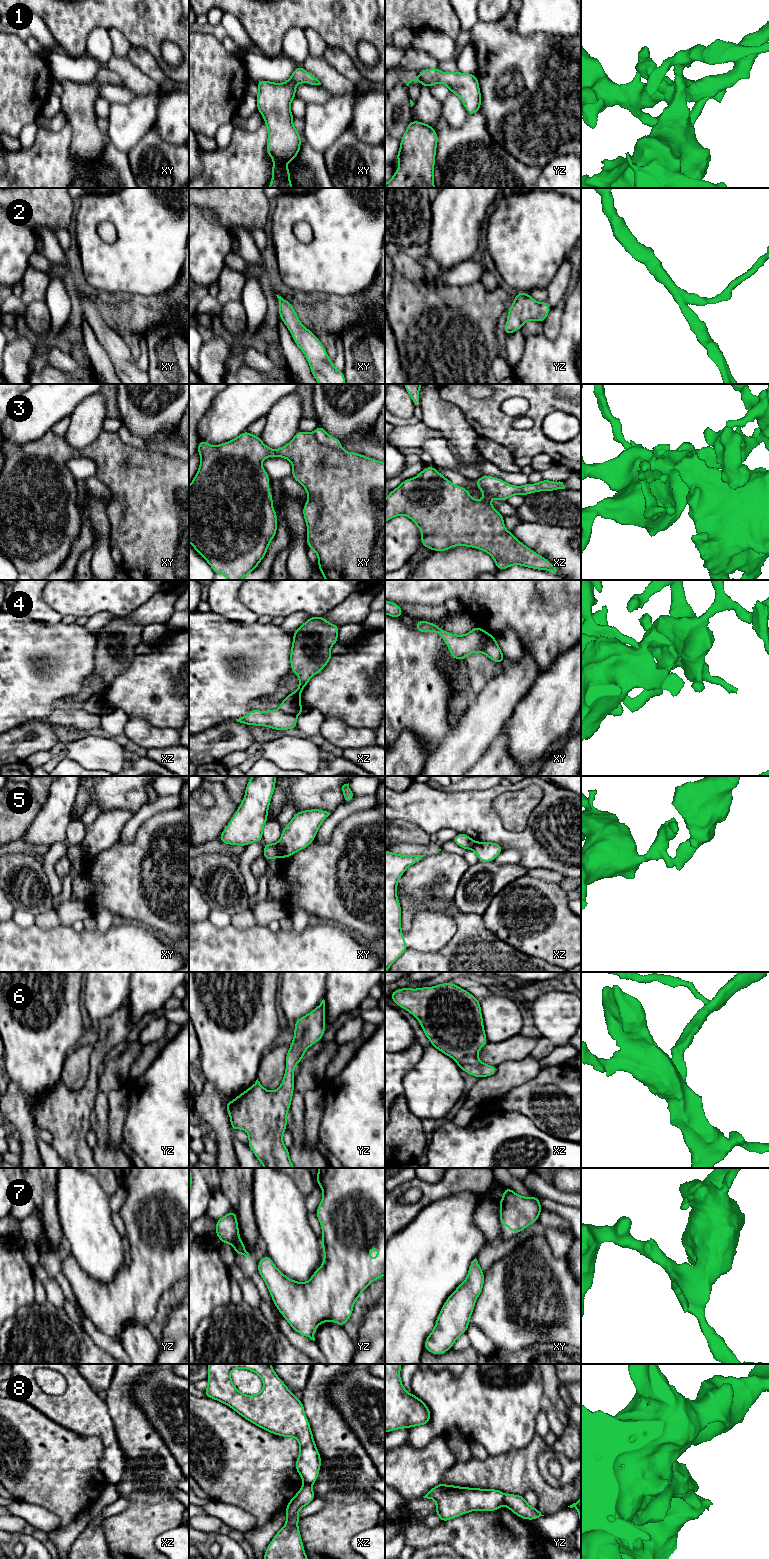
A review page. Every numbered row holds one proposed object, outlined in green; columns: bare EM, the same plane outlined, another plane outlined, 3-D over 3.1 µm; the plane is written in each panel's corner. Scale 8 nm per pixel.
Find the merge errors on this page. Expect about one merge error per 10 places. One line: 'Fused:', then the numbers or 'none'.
Fused: 5, 8

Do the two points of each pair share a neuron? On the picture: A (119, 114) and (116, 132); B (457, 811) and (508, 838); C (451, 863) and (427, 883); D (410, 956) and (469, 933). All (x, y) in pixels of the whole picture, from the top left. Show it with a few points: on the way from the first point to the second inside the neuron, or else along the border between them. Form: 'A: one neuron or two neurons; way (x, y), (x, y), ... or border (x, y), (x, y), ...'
A: one neuron; way (119, 118), (119, 128)
B: one neuron; way (470, 812), (495, 832)
C: one neuron; way (445, 869), (433, 878)
D: one neuron; way (425, 958), (440, 958), (454, 944)

